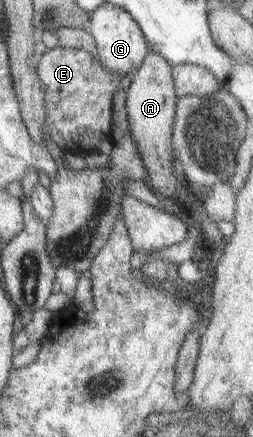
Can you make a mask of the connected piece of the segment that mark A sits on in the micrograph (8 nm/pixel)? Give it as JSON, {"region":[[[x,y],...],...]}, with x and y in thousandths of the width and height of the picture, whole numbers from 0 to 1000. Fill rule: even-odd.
{"region":[[[589,110],[557,153],[526,165],[530,174],[498,211],[498,254],[510,275],[510,304],[589,391],[605,435],[700,460],[715,423],[684,394],[688,341],[680,325],[684,286],[696,259],[700,215],[680,176],[684,146],[652,130]]]}

